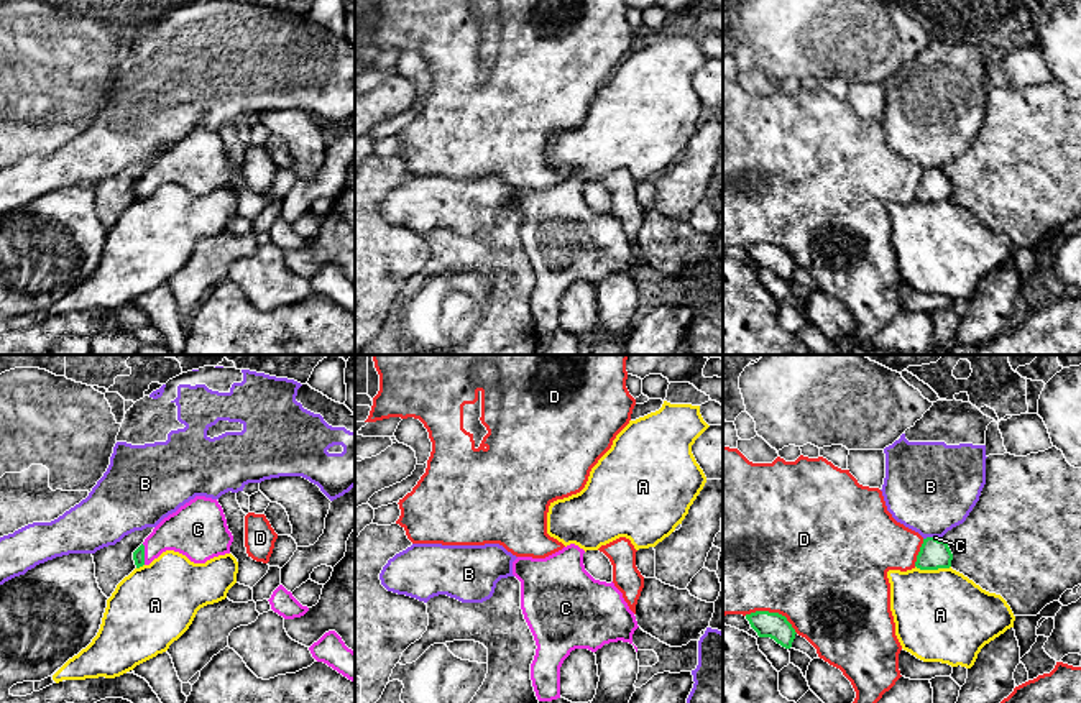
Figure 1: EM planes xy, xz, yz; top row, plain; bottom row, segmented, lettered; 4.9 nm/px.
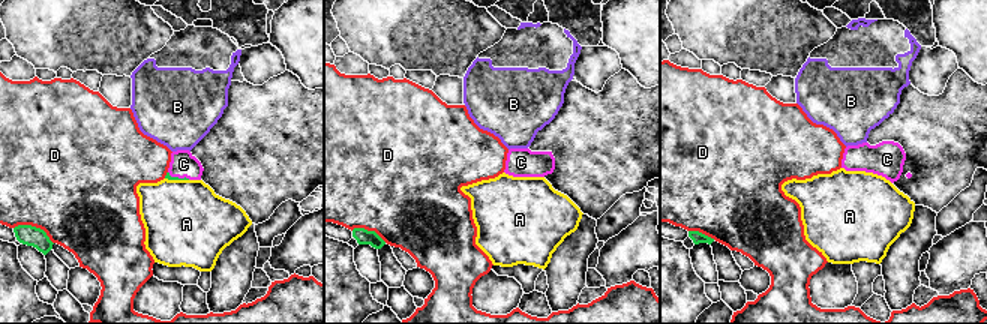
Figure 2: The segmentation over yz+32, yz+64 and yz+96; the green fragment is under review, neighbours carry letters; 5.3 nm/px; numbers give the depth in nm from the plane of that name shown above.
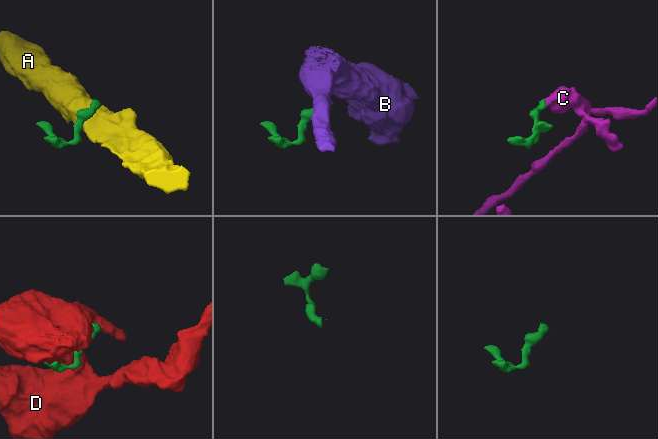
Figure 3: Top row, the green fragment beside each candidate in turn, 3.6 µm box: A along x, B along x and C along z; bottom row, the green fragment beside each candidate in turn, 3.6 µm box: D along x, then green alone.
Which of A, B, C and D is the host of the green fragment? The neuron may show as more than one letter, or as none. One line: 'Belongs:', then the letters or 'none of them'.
Belongs: C

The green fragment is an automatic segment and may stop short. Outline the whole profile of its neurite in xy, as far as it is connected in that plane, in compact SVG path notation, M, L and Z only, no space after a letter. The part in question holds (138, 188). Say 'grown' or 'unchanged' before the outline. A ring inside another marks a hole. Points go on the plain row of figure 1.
grown; M196 128L164 149L133 184L136 200L150 197L166 182L186 187L194 195L230 186L233 168L217 131Z

